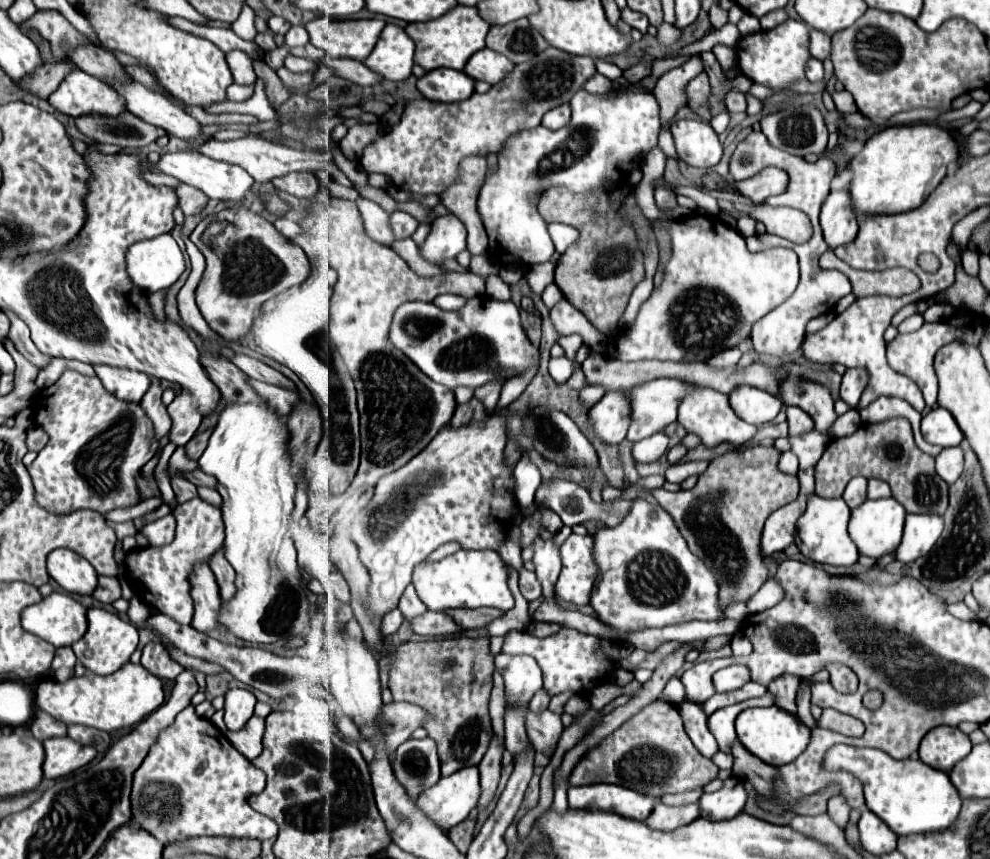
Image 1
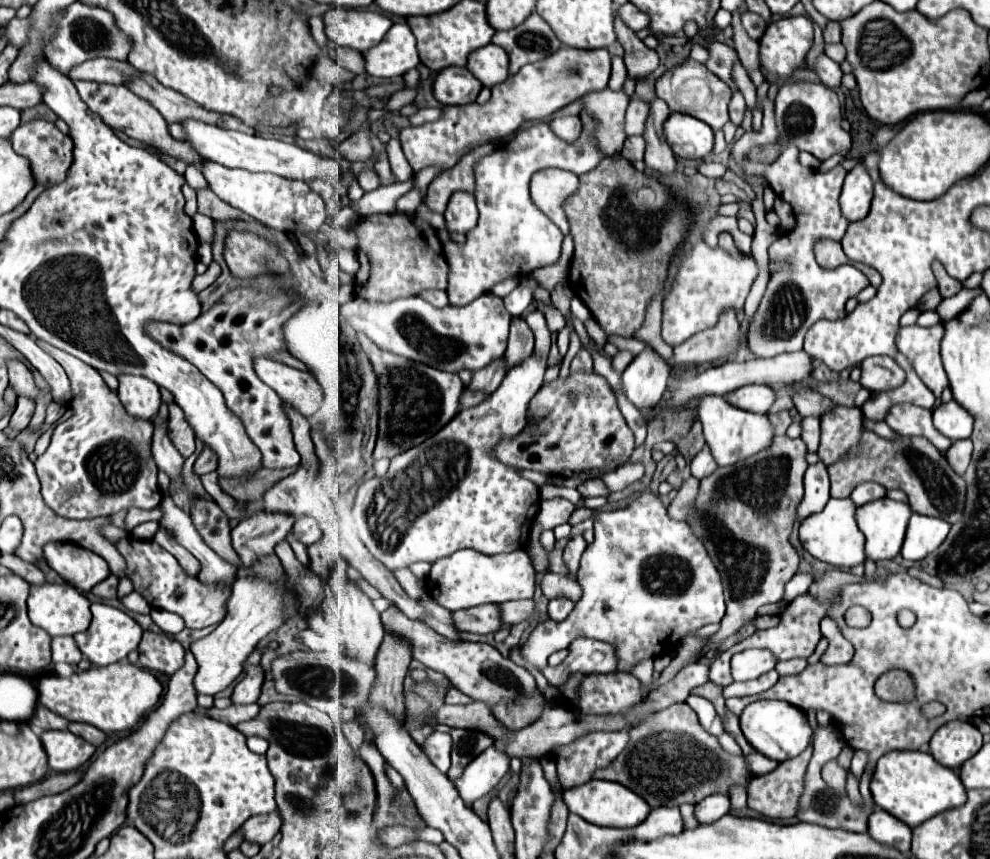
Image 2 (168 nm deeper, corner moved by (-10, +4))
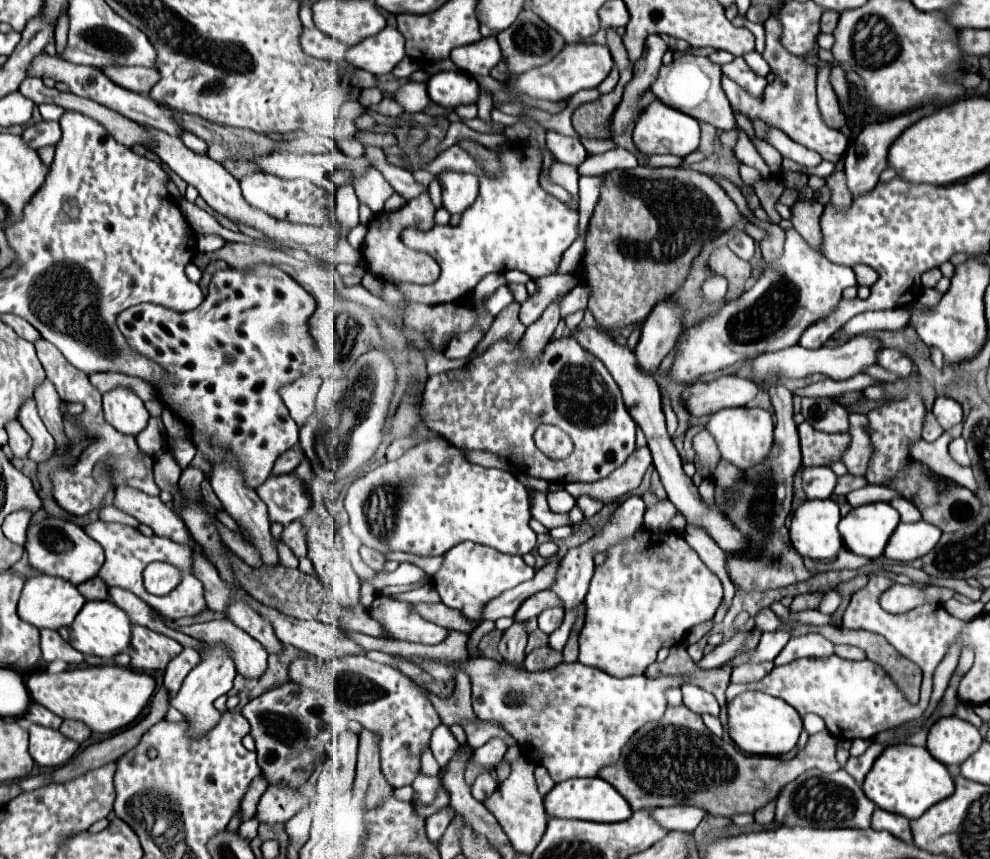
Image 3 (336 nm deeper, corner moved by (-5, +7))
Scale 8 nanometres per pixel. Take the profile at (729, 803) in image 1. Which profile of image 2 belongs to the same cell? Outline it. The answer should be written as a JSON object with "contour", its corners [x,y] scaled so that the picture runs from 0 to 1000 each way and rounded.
{"contour":[[[718,924],[714,927],[712,931],[708,931],[706,936],[702,936],[702,952],[706,959],[716,959],[716,957],[722,957],[726,955],[728,950],[736,948],[736,929],[730,927],[730,924]]]}

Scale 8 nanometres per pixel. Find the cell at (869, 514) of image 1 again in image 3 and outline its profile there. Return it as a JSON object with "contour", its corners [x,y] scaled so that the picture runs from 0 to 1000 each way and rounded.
{"contour":[[[887,583],[861,593],[855,602],[851,602],[846,618],[857,641],[877,651],[887,651],[893,646],[907,609],[907,595],[899,586]]]}

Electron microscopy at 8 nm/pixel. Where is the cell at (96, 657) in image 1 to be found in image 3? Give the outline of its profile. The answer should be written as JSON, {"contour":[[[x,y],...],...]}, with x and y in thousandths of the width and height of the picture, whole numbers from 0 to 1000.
{"contour":[[[87,700],[79,718],[73,728],[63,730],[59,737],[81,760],[85,763],[97,763],[103,767],[113,767],[119,760],[123,760],[131,751],[131,721],[129,716],[117,707],[113,700]]]}

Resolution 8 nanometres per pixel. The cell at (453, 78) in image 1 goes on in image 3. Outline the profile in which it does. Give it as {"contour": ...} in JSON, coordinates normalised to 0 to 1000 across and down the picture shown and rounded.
{"contour":[[[444,83],[436,87],[432,94],[434,115],[451,127],[481,120],[483,106],[485,106],[483,94],[467,83]]]}

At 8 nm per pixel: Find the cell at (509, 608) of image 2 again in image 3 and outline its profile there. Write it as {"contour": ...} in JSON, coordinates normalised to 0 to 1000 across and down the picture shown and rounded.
{"contour":[[[543,688],[539,693],[535,693],[533,697],[529,697],[529,702],[523,707],[519,721],[521,723],[533,723],[537,718],[543,718],[549,709],[566,704],[566,697],[562,697],[562,693],[558,693],[556,688]]]}

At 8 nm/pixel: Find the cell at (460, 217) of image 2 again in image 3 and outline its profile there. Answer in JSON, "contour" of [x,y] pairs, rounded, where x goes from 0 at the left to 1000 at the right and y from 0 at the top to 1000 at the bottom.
{"contour":[[[444,201],[446,215],[446,241],[455,250],[467,250],[483,229],[483,208],[481,204],[469,201]]]}

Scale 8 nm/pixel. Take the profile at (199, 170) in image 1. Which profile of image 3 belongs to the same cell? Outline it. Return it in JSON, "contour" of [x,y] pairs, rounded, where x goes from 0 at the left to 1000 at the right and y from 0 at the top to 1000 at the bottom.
{"contour":[[[251,201],[242,211],[244,215],[244,227],[251,239],[257,243],[263,243],[271,248],[277,255],[293,257],[293,260],[305,260],[305,262],[327,262],[331,260],[331,234],[329,234],[329,222],[325,218],[319,218],[313,211],[307,208],[295,208],[295,211],[285,211],[277,204],[269,201]]]}

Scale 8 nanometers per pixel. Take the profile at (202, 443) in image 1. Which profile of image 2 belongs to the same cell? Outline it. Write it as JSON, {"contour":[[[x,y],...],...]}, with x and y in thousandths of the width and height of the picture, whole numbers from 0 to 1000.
{"contour":[[[207,522],[205,529],[199,533],[199,538],[197,538],[197,542],[195,542],[195,549],[197,549],[199,554],[205,554],[205,552],[215,549],[215,547],[219,547],[219,531],[217,531],[215,524]]]}

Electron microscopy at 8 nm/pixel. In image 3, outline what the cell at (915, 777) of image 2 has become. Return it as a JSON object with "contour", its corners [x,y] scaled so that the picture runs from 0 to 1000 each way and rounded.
{"contour":[[[909,865],[895,870],[883,886],[883,893],[873,907],[873,923],[893,944],[913,949],[915,953],[927,953],[941,937],[964,923],[964,907],[956,891],[945,886],[935,870]]]}

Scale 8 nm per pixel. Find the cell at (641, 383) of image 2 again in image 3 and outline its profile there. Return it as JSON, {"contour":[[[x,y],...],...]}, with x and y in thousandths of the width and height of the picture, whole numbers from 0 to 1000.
{"contour":[[[673,348],[671,353],[665,353],[659,360],[659,364],[648,378],[648,390],[640,406],[644,427],[651,434],[655,437],[663,434],[669,418],[681,404],[687,390],[687,381],[689,381],[689,360],[677,348]]]}

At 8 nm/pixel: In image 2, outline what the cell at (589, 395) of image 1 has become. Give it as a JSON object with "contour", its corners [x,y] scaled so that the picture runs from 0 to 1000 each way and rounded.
{"contour":[[[627,407],[627,410],[619,417],[619,428],[625,431],[625,433],[629,433],[629,431],[635,426],[637,419],[639,419],[639,412],[637,412],[635,407]]]}

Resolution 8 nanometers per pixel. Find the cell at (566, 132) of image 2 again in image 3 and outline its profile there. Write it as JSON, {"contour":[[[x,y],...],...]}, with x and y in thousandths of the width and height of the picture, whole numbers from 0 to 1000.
{"contour":[[[558,150],[552,157],[552,169],[566,190],[586,192],[594,183],[594,178],[584,159],[574,159],[574,157],[568,157]]]}

